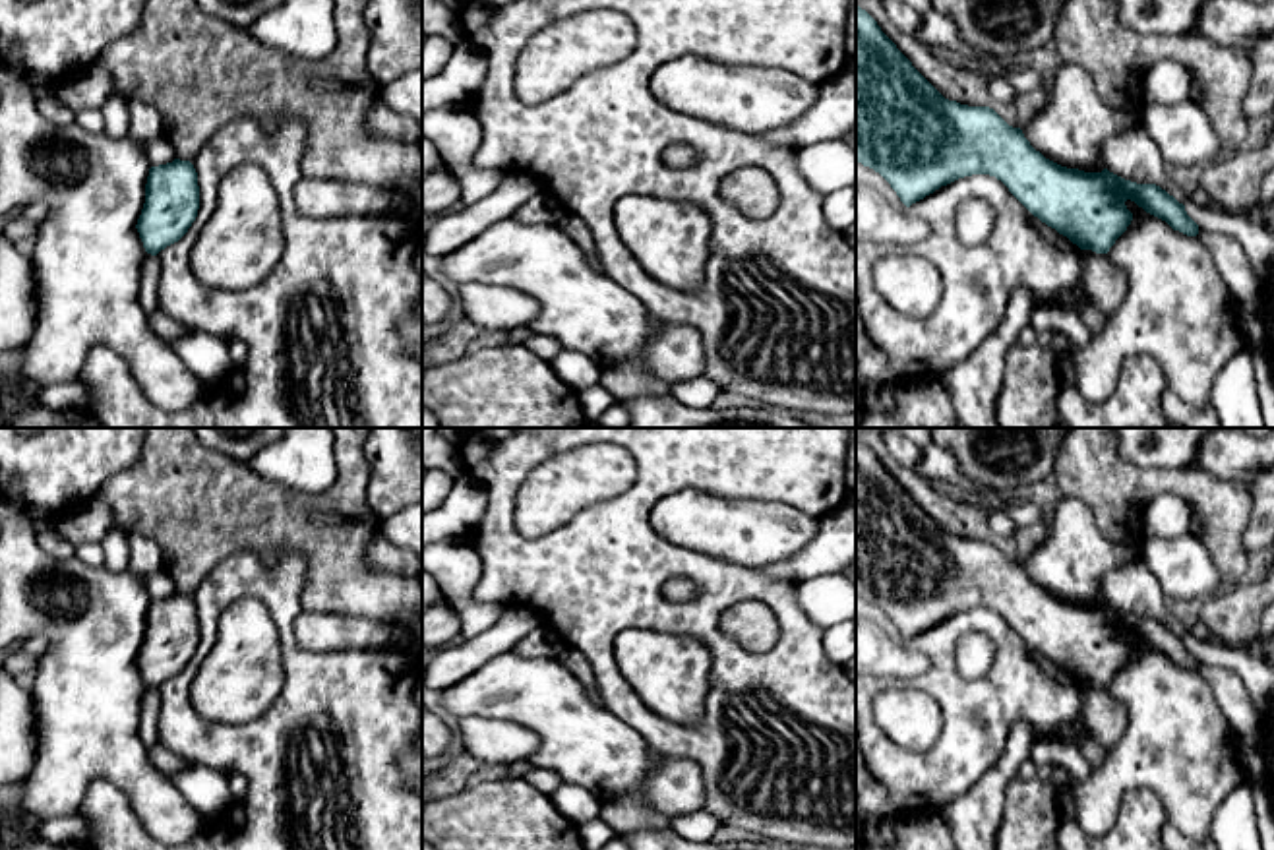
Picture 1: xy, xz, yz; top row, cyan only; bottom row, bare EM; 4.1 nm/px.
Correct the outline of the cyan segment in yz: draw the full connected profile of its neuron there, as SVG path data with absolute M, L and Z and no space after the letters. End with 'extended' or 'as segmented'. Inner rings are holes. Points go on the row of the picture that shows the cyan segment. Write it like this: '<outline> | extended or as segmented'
M856 4L856 161L879 172L900 201L912 203L933 194L958 178L972 174L989 174L1001 180L1009 192L1042 223L1067 236L1080 250L1107 254L1115 240L1127 230L1133 213L1125 201L1131 199L1146 213L1166 221L1173 230L1187 236L1198 234L1198 225L1187 215L1185 205L1156 184L1137 184L1125 180L1107 168L1102 172L1084 172L1061 167L1046 159L1024 137L1020 128L1009 126L989 106L968 106L945 99L881 31L877 21Z | as segmented

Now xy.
M190 161L151 167L137 232L147 254L157 256L178 242L197 217L199 186Z | as segmented

